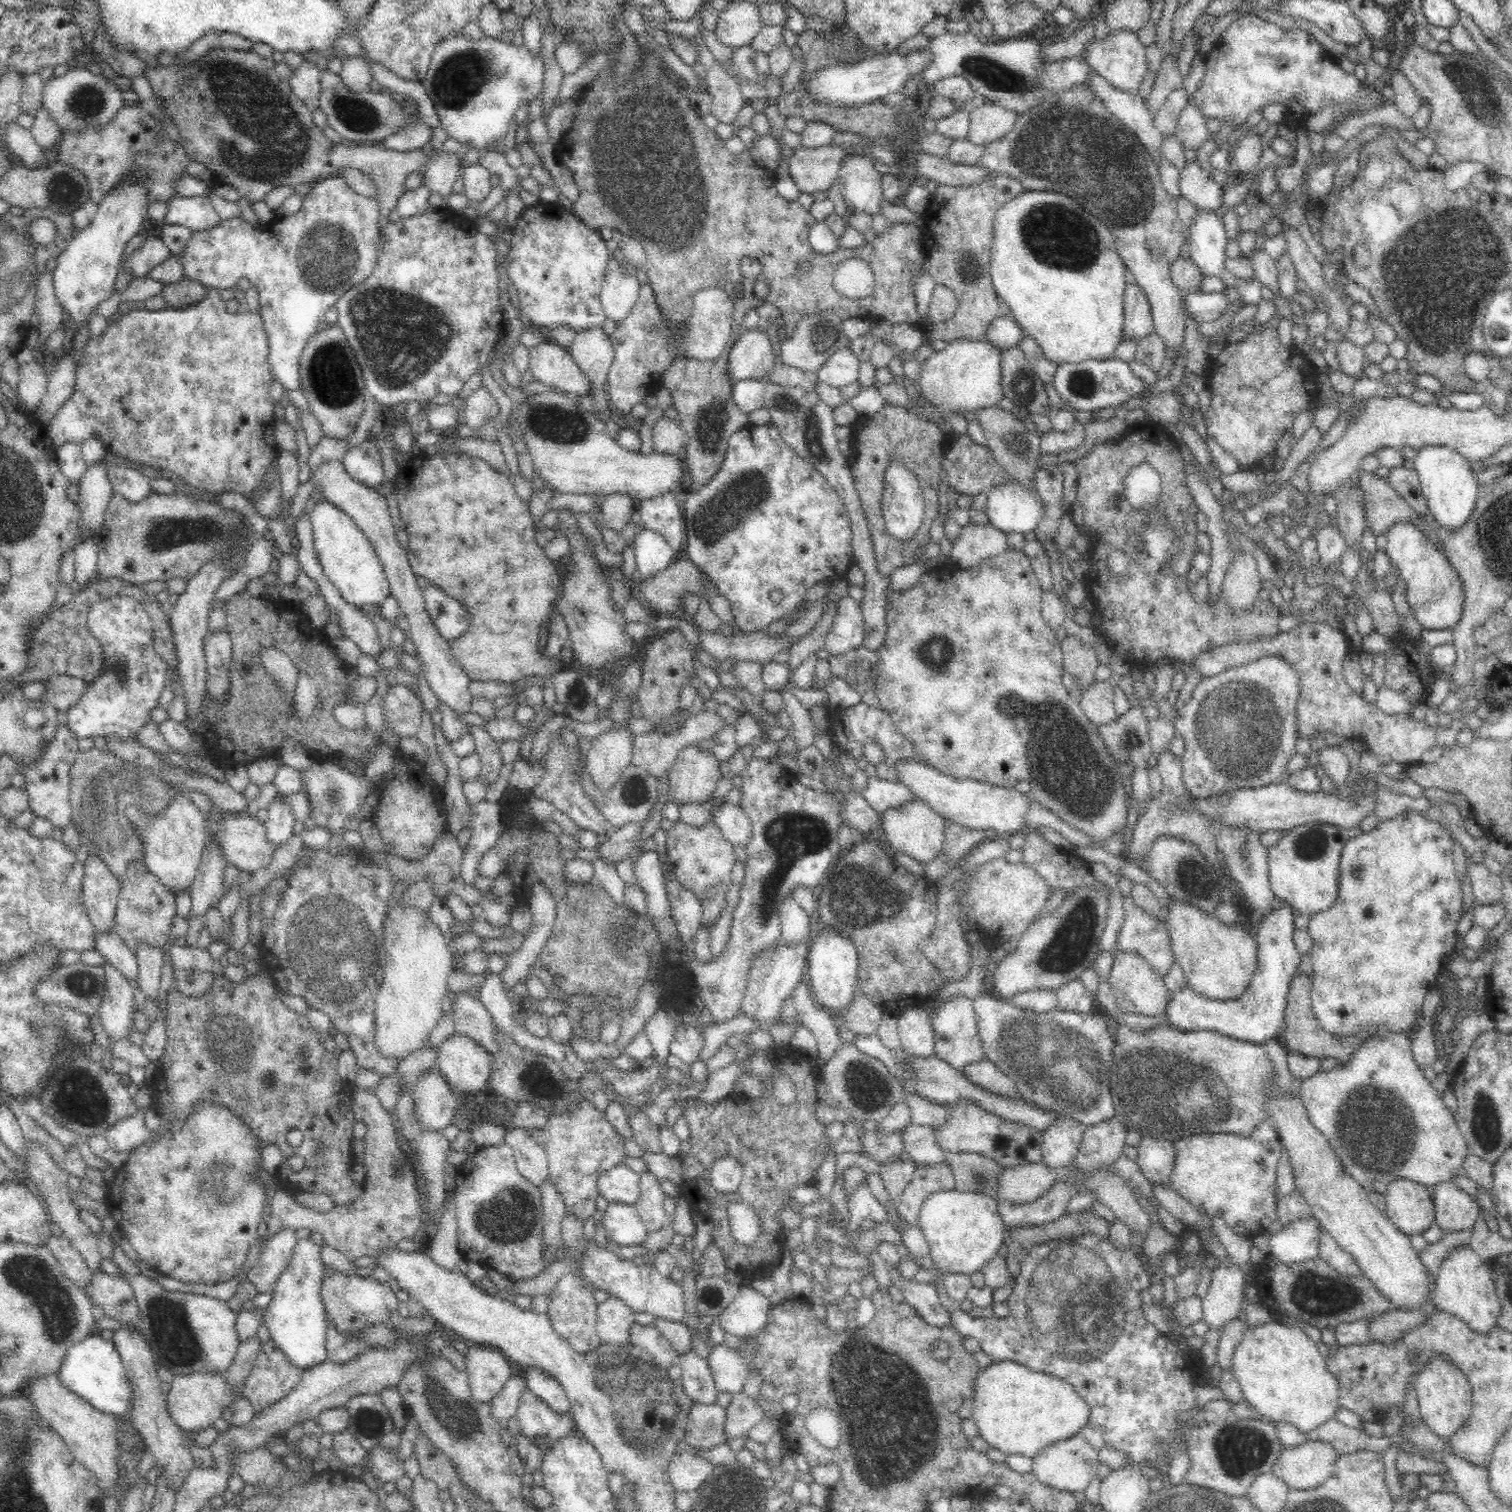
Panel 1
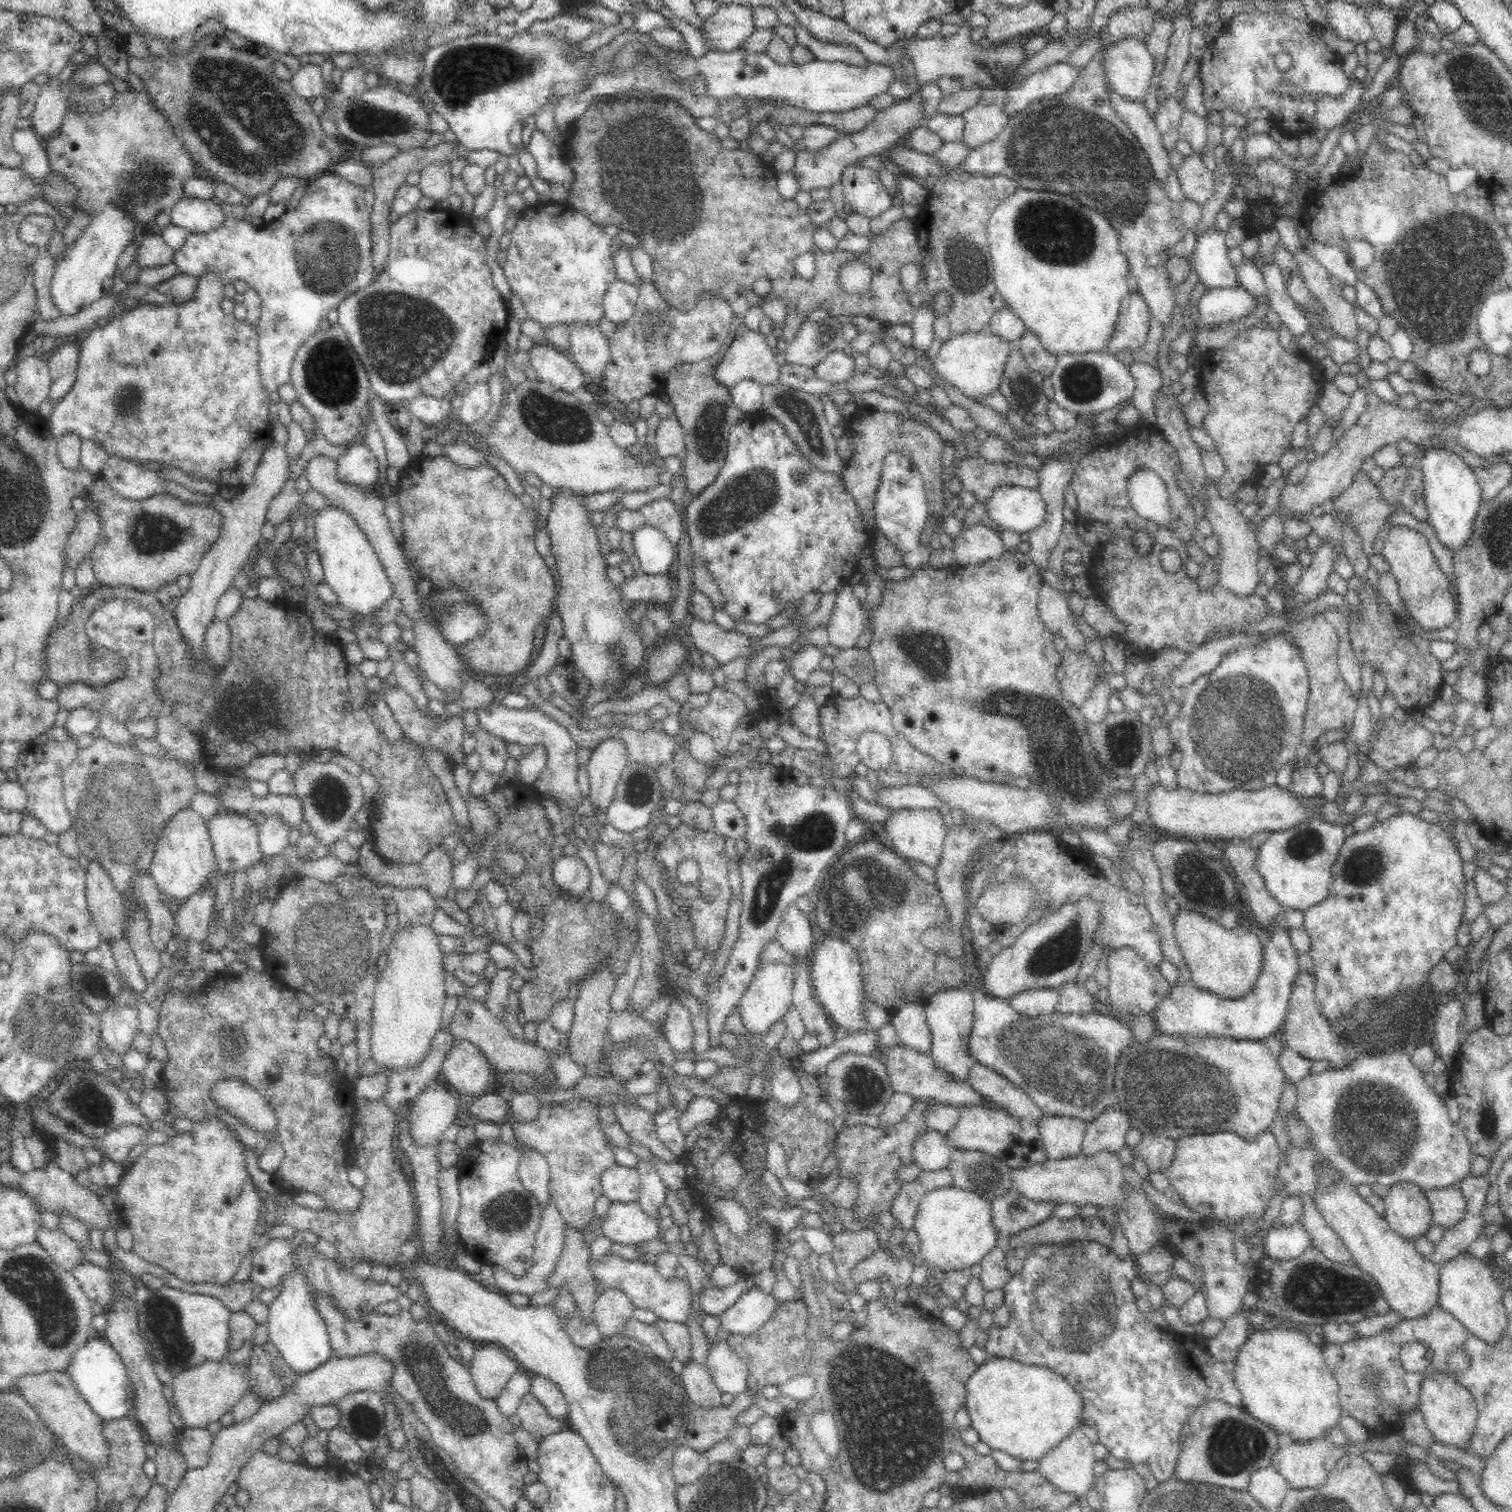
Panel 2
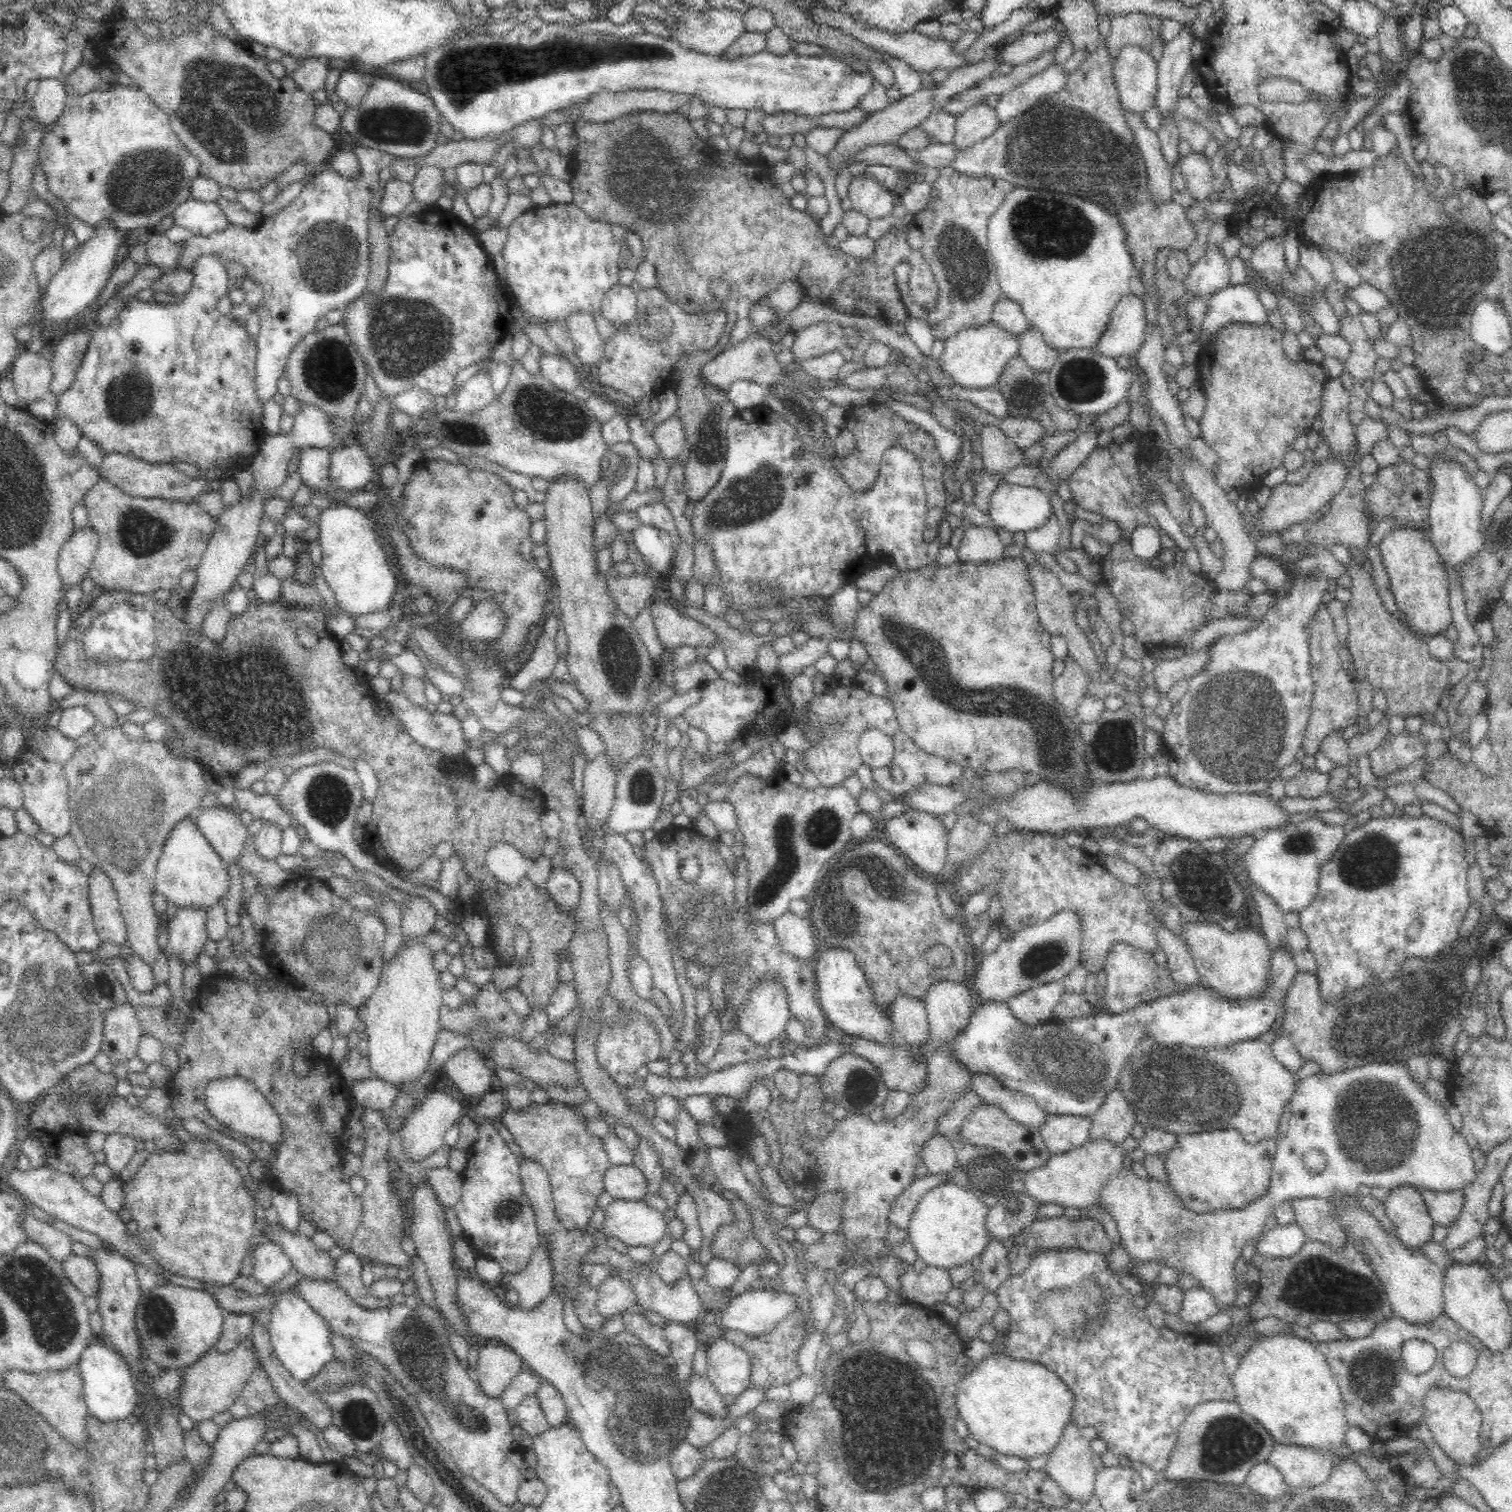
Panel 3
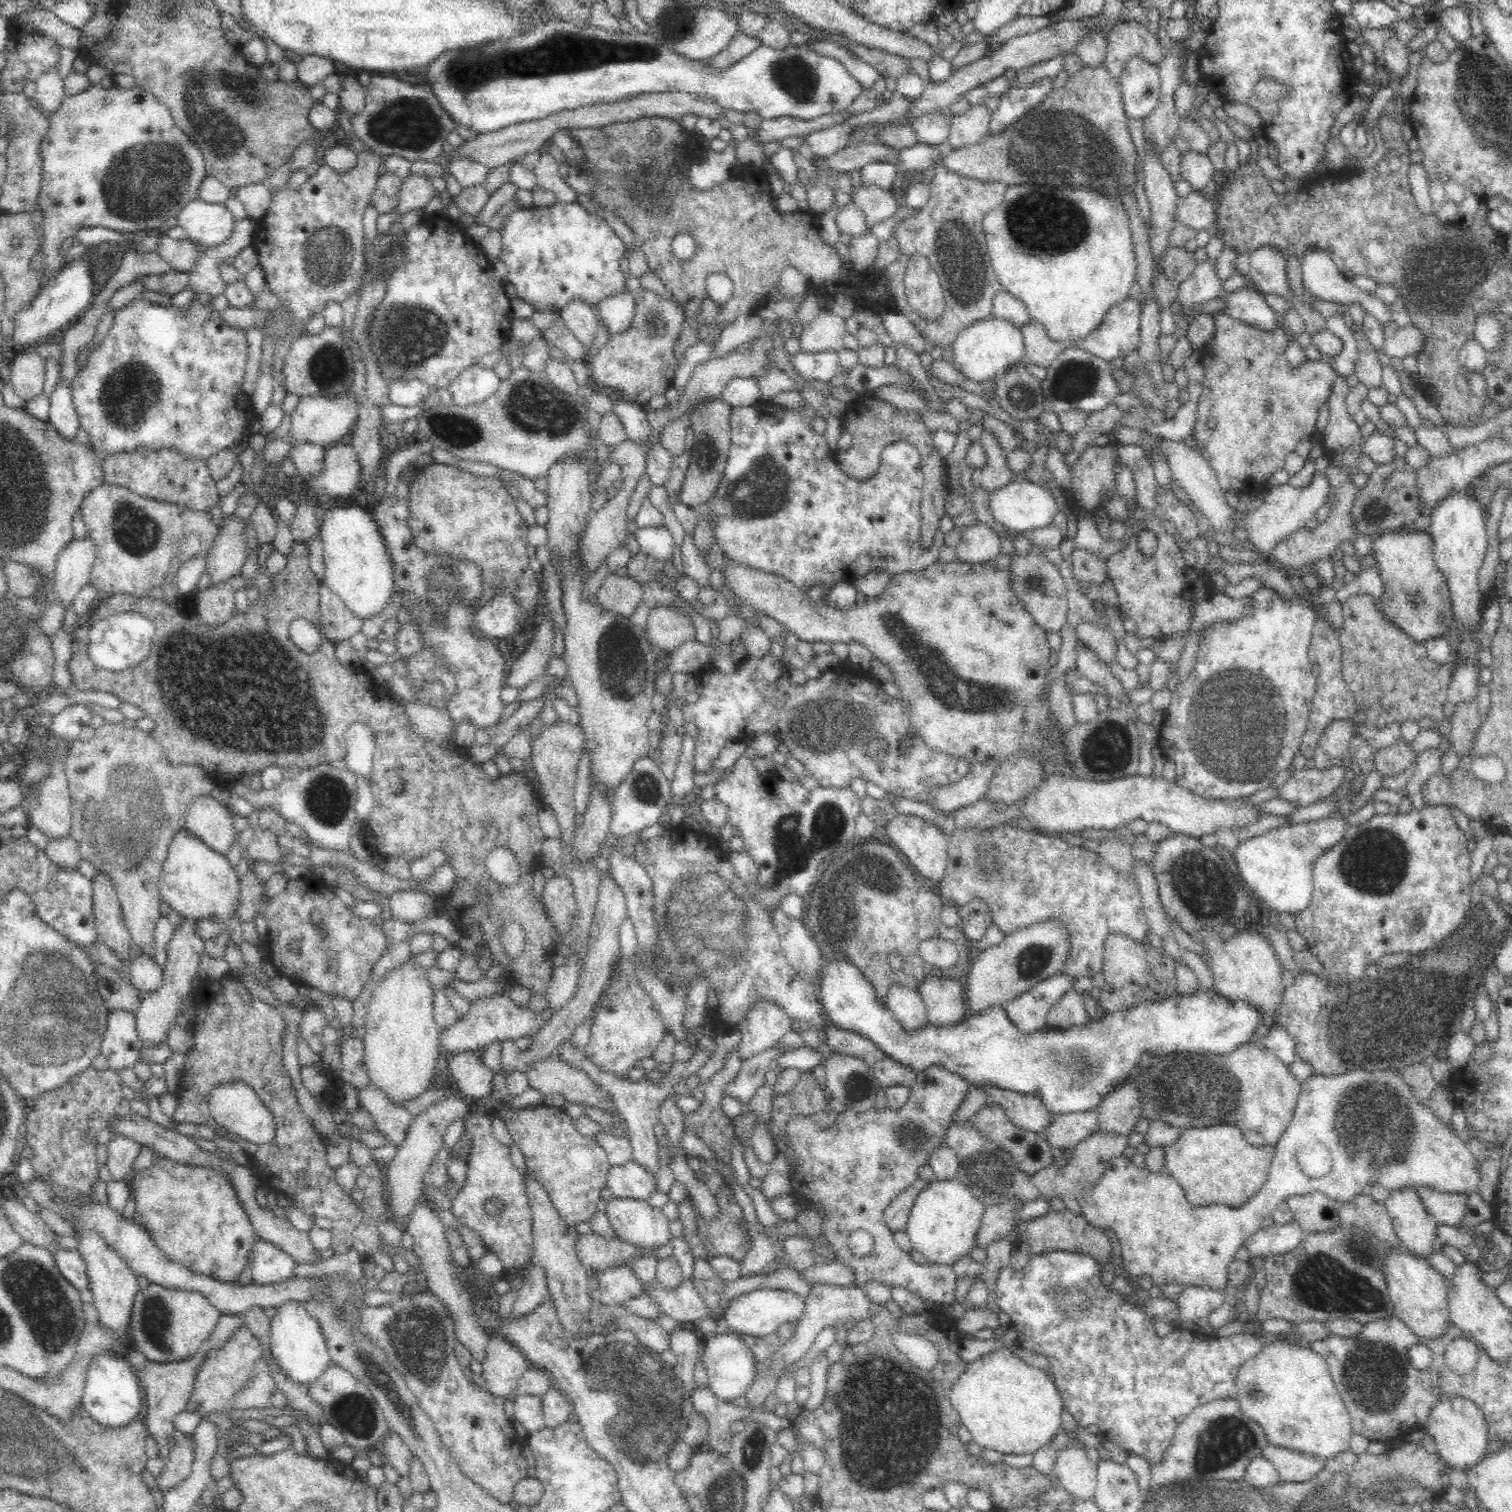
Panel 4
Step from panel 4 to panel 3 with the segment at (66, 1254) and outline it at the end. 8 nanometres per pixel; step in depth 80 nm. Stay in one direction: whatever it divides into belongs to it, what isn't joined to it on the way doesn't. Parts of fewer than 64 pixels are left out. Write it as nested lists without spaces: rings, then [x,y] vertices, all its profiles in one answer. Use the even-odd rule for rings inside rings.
[[[74,1253],[62,1265],[64,1271],[68,1274],[70,1283],[76,1286],[85,1298],[98,1297],[100,1286],[102,1286],[102,1279],[100,1279],[98,1267],[96,1267],[96,1263],[93,1260]]]

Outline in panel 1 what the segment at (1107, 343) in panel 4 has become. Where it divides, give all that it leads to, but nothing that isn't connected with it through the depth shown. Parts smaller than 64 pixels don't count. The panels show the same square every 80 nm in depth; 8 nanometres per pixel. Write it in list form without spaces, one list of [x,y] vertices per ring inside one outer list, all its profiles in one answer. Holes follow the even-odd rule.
[[[1136,281],[1126,285],[1124,304],[1124,340],[1140,340],[1152,333],[1152,308],[1147,294]]]

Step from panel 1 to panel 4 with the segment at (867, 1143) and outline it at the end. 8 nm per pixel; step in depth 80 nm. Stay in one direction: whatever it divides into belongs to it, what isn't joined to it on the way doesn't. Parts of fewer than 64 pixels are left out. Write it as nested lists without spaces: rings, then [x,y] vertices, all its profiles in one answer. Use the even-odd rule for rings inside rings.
[[[928,976],[919,988],[927,1008],[927,1022],[936,1028],[951,1027],[969,1015],[965,986],[959,979],[940,979]],[[938,1062],[930,1064],[926,1070],[920,1072],[916,1086],[910,1090],[906,1104],[899,1111],[890,1111],[886,1107],[881,1111],[870,1109],[854,1112],[846,1108],[836,1116],[837,1119],[830,1128],[822,1130],[816,1129],[810,1117],[794,1117],[788,1122],[787,1146],[791,1148],[791,1156],[795,1158],[795,1165],[790,1171],[793,1190],[791,1194],[801,1206],[819,1206],[827,1214],[822,1233],[837,1251],[837,1258],[854,1269],[856,1286],[880,1281],[890,1288],[906,1289],[930,1305],[944,1306],[953,1303],[957,1279],[951,1265],[919,1265],[912,1261],[910,1255],[904,1253],[894,1242],[892,1231],[884,1222],[884,1211],[899,1194],[920,1178],[920,1167],[926,1165],[928,1156],[936,1148],[936,1144],[943,1141],[952,1114],[972,1088],[973,1086],[961,1075],[950,1072]],[[856,1230],[866,1230],[872,1237],[873,1248],[867,1255],[856,1256],[848,1248],[850,1234]]]

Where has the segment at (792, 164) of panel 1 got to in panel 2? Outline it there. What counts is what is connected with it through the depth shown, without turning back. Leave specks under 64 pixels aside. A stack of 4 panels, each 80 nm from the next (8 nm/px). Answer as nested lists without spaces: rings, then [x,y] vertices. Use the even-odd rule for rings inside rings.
[[[915,93],[908,98],[900,100],[898,104],[887,109],[882,109],[882,114],[878,116],[878,120],[874,124],[870,124],[868,128],[860,132],[838,137],[832,144],[818,151],[808,151],[799,146],[794,158],[794,168],[792,172],[796,177],[799,190],[812,192],[818,189],[829,189],[833,184],[840,181],[840,174],[846,166],[861,161],[866,156],[872,154],[881,154],[886,150],[890,150],[892,146],[901,144],[908,130],[923,124],[924,106],[920,98],[920,93]]]

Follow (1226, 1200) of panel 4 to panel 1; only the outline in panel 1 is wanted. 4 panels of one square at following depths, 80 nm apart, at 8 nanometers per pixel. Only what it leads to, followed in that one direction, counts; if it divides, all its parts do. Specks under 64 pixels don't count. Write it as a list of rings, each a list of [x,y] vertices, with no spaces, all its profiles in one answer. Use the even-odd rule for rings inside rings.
[[[1262,1120],[1250,1132],[1250,1136],[1230,1133],[1198,1133],[1172,1143],[1175,1164],[1171,1176],[1171,1188],[1185,1198],[1203,1215],[1219,1216],[1228,1227],[1241,1237],[1254,1238],[1266,1232],[1268,1225],[1277,1218],[1276,1170],[1282,1154],[1282,1144],[1270,1120]]]

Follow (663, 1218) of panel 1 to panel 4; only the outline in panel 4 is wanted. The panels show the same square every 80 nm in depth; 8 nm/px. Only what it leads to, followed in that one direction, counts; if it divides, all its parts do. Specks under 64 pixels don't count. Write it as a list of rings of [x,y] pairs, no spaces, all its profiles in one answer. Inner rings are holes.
[[[570,1040],[560,1042],[558,1044],[558,1058],[560,1060],[567,1062],[568,1064],[574,1065],[576,1068],[583,1070],[588,1073],[588,1077],[593,1080],[593,1084],[600,1085],[602,1089],[611,1094],[613,1102],[615,1102],[615,1108],[617,1109],[617,1114],[620,1115],[627,1125],[627,1130],[629,1131],[629,1141],[632,1145],[631,1160],[642,1165],[646,1170],[650,1171],[654,1177],[658,1174],[660,1163],[658,1154],[658,1140],[657,1136],[653,1131],[654,1124],[659,1122],[659,1108],[660,1102],[664,1098],[670,1097],[670,1092],[673,1090],[678,1082],[683,1078],[687,1078],[689,1075],[697,1073],[704,1066],[708,1066],[712,1062],[712,1054],[701,1048],[696,1048],[694,1050],[694,1055],[691,1059],[686,1062],[673,1061],[673,1067],[669,1070],[668,1076],[658,1084],[653,1084],[647,1079],[643,1079],[640,1082],[635,1082],[631,1080],[619,1080],[613,1074],[602,1071],[602,1069],[596,1067],[594,1063],[587,1057],[584,1048],[578,1048]]]

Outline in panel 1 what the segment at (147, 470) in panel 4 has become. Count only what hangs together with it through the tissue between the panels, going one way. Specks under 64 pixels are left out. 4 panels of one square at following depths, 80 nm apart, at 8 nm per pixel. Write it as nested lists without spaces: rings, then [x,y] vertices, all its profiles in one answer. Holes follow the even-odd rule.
[[[128,465],[122,468],[109,468],[108,476],[112,483],[113,494],[120,496],[129,503],[140,502],[151,493],[150,478],[129,468]]]

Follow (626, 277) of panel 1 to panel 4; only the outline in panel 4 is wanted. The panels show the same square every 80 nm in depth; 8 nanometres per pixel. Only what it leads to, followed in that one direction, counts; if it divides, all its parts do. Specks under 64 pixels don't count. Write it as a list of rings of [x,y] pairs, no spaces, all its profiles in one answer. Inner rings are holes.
[[[628,287],[622,288],[620,292],[610,294],[600,304],[596,312],[600,313],[604,325],[610,329],[613,335],[618,335],[630,327],[635,316],[635,298]]]

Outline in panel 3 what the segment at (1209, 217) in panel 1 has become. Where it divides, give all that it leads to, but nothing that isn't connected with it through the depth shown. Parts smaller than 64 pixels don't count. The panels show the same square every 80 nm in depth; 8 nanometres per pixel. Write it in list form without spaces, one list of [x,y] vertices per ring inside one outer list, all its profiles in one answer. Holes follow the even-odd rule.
[[[1207,244],[1203,251],[1204,254],[1197,260],[1196,265],[1191,267],[1184,281],[1187,292],[1195,292],[1206,298],[1232,285],[1231,266],[1219,244]]]

